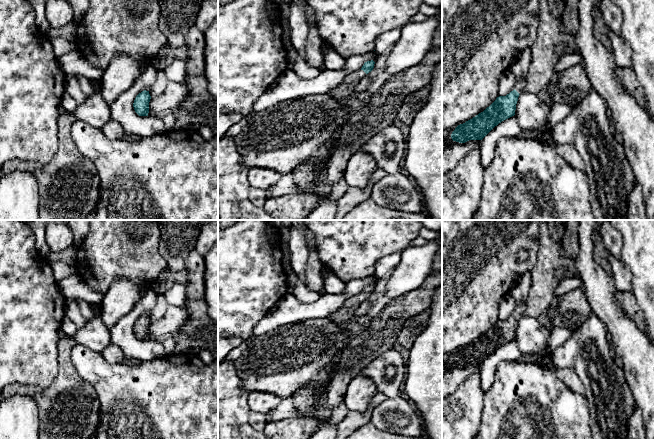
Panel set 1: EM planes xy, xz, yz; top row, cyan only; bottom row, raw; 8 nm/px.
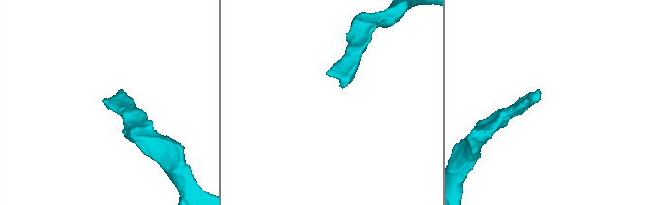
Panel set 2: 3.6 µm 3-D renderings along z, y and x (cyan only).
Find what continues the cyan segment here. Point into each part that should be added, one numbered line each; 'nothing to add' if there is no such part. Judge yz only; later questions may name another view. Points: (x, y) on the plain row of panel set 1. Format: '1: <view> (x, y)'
1: yz (519, 311)

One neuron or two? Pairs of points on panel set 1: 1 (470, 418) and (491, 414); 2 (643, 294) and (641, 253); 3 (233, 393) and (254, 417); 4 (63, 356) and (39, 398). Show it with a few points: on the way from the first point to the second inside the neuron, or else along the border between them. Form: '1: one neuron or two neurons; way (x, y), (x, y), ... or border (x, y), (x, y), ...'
1: two neurons; border (485, 395), (482, 422), (479, 428)
2: one neuron; way (643, 284), (643, 263)
3: two neurons; border (250, 411), (249, 422), (254, 428)
4: one neuron; way (64, 368), (64, 379), (51, 392)

